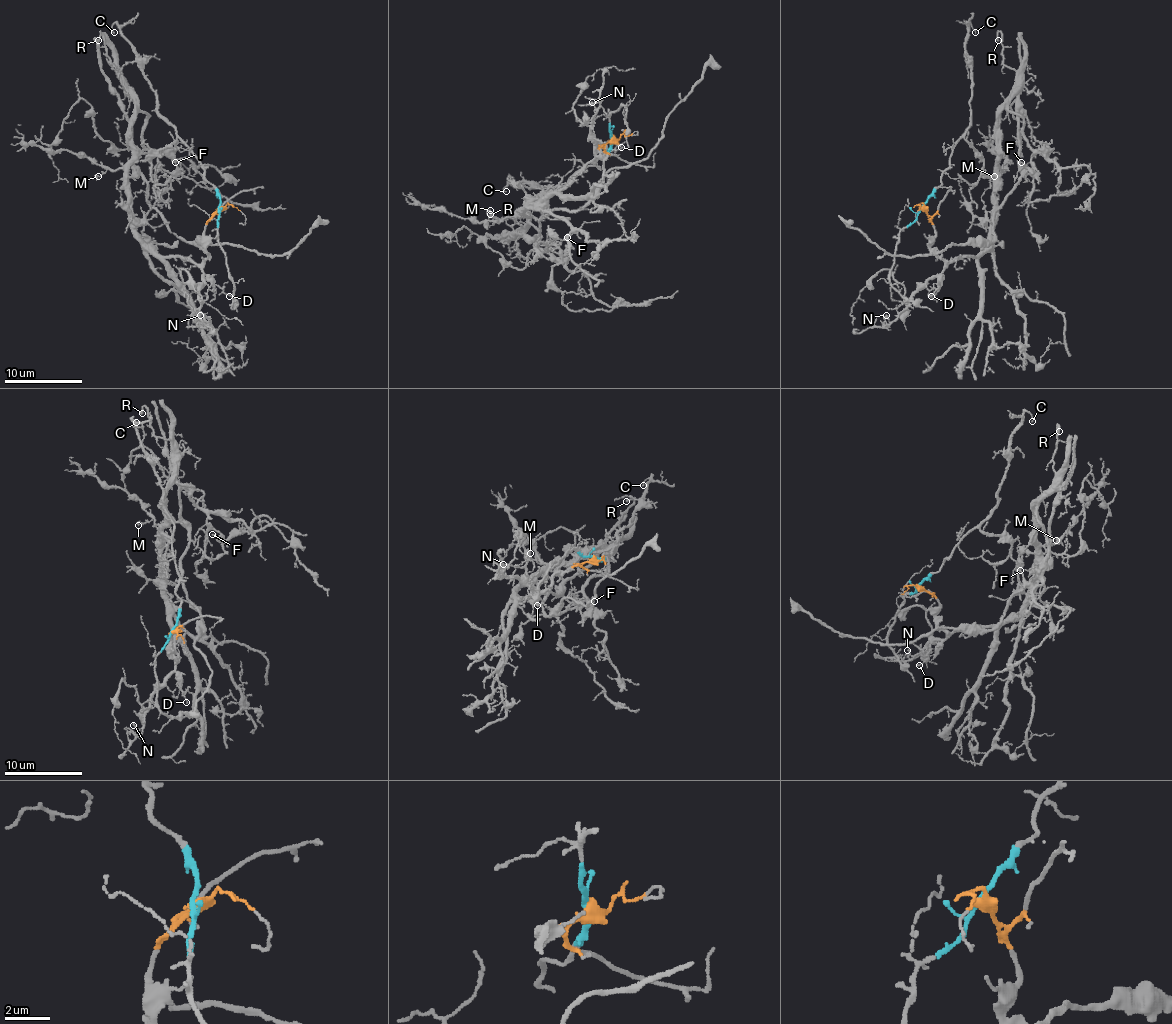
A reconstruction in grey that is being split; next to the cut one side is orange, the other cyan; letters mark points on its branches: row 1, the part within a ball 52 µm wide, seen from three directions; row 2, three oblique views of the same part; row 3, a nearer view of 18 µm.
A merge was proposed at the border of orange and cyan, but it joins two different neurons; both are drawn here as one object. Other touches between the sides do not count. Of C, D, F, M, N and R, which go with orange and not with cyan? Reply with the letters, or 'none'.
D, F, M, N, R

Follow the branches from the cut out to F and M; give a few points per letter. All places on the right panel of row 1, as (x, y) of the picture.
F: (921, 208), (946, 264), (976, 256), (989, 243), (999, 112), (1009, 109), (1022, 118), (1038, 173), (1020, 161)
M: (921, 208), (933, 223), (933, 250), (946, 264), (976, 256), (989, 243), (995, 175), (1005, 171), (993, 177)

